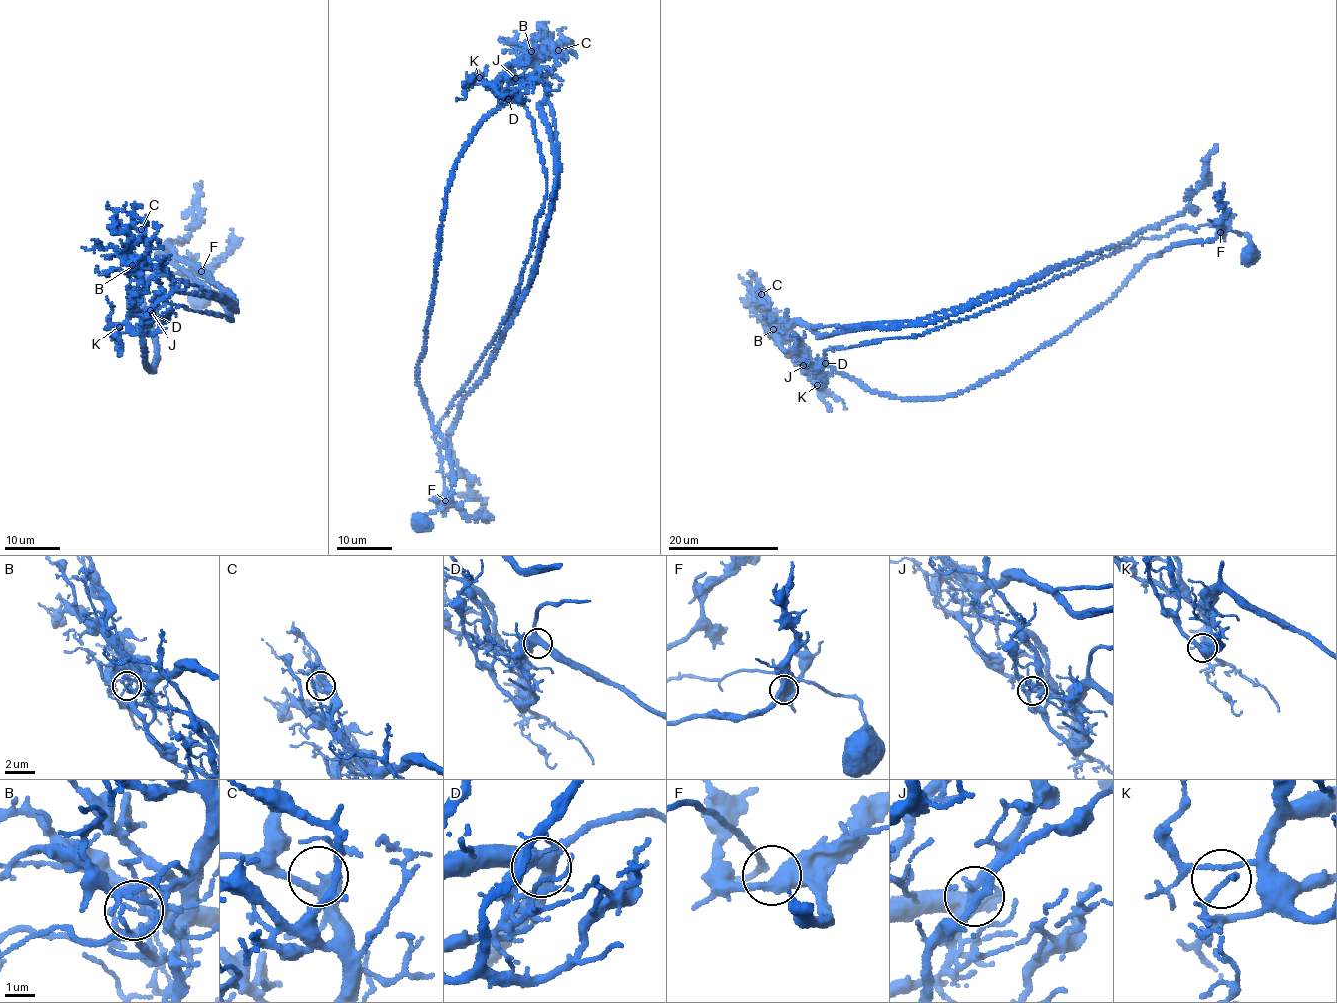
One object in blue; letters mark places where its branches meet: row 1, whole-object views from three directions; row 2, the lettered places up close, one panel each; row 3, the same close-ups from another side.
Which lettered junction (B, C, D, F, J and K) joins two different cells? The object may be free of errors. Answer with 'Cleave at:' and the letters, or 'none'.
Cleave at: B

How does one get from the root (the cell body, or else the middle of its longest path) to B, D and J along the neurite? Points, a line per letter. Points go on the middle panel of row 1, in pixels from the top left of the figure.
B: (421, 521), (444, 504), (436, 429), (507, 318), (544, 204), (533, 121), (496, 83), (530, 52)
D: (421, 521), (444, 504), (436, 429), (507, 318), (544, 204), (547, 172), (533, 121), (508, 99)
J: (421, 521), (444, 504), (436, 429), (507, 318), (544, 204), (547, 172), (532, 118), (487, 84), (515, 78)

